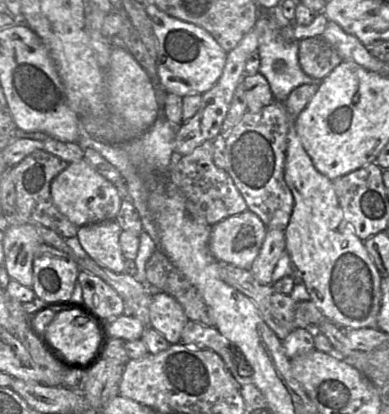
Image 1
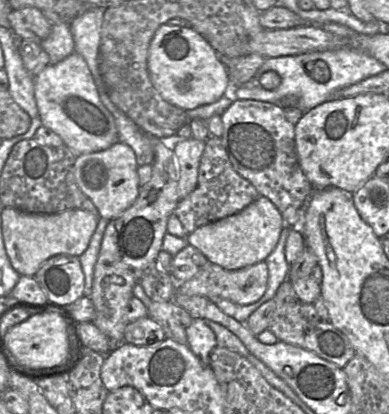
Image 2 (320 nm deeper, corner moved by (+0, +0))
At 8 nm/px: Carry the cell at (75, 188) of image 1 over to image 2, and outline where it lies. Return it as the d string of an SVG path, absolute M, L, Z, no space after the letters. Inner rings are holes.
M117 142L102 151L77 155L73 174L76 184L93 202L98 215L107 220L116 218L132 206L140 191L136 155L125 143Z

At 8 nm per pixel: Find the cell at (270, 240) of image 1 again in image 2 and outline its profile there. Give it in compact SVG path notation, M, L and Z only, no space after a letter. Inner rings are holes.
M208 261L205 268L193 278L177 283L175 292L186 296L205 297L210 301L212 298L221 298L238 305L249 305L264 295L267 286L268 268L264 261L238 270L226 270Z

